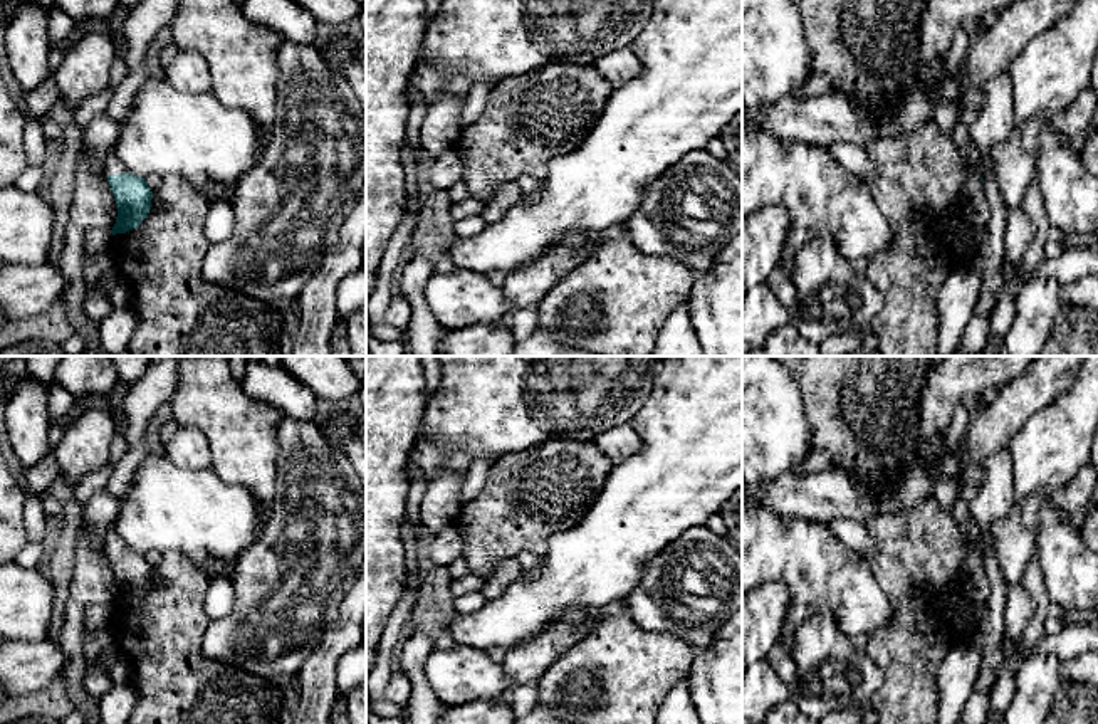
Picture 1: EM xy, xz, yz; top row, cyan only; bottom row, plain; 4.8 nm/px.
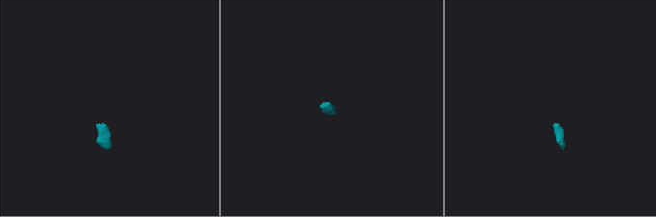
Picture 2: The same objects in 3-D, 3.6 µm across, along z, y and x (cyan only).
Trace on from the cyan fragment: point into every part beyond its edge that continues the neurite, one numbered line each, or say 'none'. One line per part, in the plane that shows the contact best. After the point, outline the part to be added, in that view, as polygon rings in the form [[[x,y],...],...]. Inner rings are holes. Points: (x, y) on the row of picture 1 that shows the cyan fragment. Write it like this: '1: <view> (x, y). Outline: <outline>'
1: xy (113, 167). Outline: [[[111,148],[106,153],[106,176],[107,175],[118,175],[118,173],[128,173],[126,168],[119,163],[119,160],[114,155],[114,148]]]

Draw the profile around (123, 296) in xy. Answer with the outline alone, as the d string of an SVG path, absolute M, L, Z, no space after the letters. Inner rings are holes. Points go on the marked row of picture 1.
M119 277L119 282L111 296L112 307L131 307L133 291L128 282Z

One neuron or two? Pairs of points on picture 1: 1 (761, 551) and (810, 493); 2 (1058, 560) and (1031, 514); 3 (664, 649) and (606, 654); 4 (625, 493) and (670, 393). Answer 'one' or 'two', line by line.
1: two
2: one
3: one
4: one

